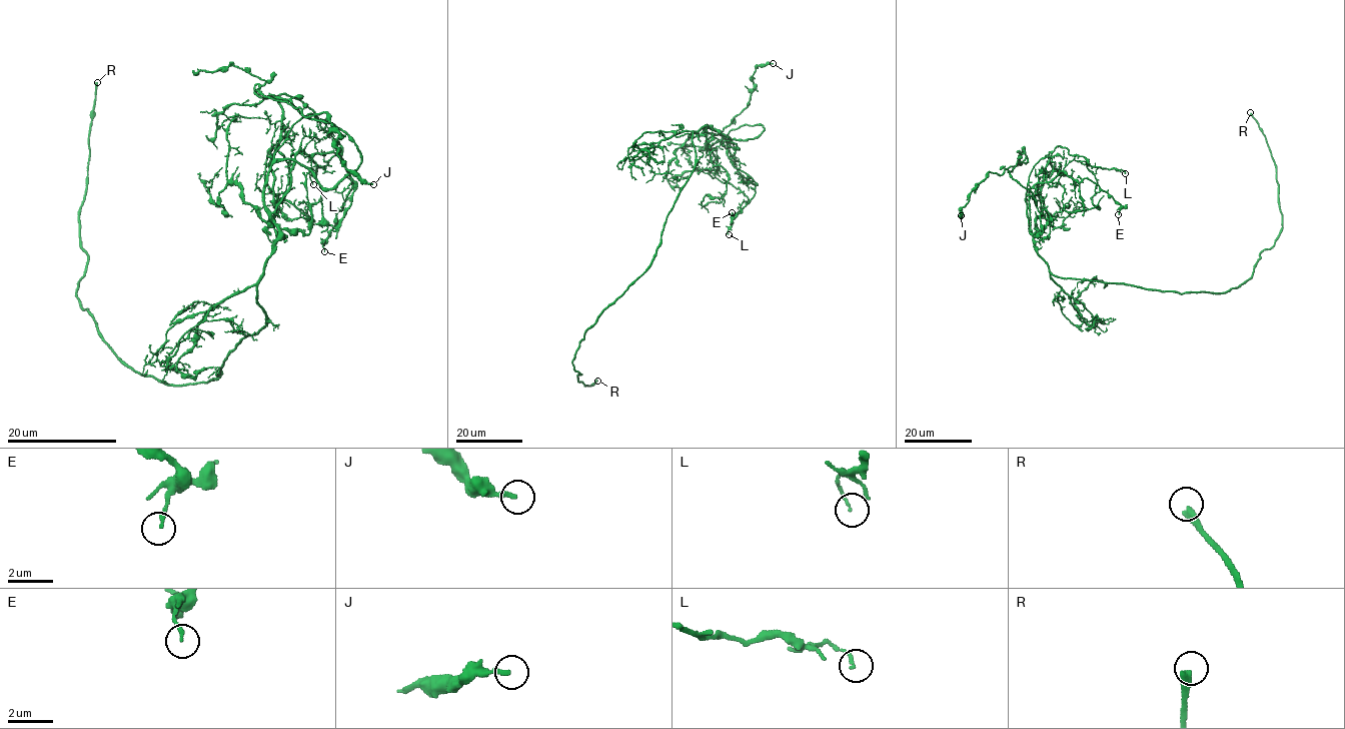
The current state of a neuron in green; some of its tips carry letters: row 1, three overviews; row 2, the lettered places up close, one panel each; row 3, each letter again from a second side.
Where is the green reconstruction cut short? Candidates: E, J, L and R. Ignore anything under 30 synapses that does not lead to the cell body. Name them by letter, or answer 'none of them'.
R

